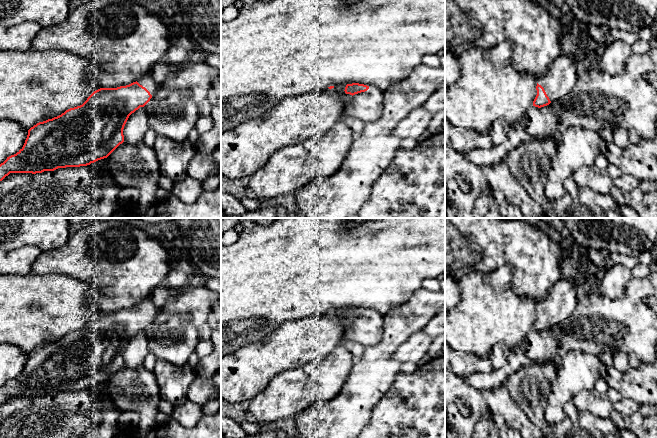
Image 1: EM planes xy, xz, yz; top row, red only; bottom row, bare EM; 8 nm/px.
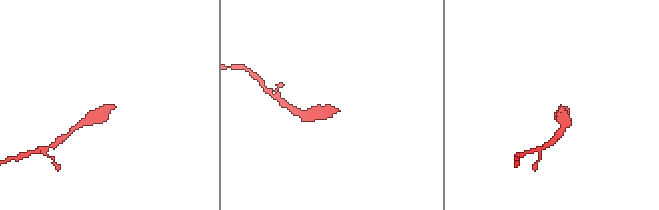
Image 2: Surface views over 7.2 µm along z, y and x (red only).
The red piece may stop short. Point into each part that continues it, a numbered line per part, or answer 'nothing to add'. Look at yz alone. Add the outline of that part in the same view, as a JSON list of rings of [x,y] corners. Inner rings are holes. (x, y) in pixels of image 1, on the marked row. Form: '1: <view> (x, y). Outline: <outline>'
1: yz (562, 75). Outline: [[[564,54],[553,62],[544,76],[537,78],[537,83],[544,88],[551,103],[554,103],[573,89],[580,68],[579,58]]]

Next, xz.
1: xz (365, 106). Outline: [[[369,87],[365,92],[352,96],[343,109],[343,116],[350,116],[361,120],[363,123],[377,121],[380,117],[381,100],[384,92]]]

